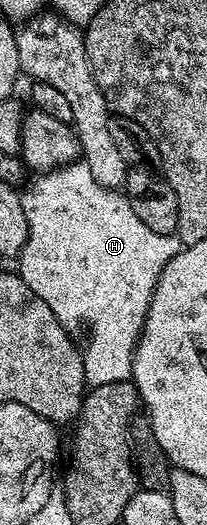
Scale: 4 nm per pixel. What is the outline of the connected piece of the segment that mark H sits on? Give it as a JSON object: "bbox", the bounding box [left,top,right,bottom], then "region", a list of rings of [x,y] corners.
{"bbox":[17,161,183,387],"region":[[[76,161],[73,175],[69,173],[69,177],[48,171],[36,179],[39,180],[21,195],[27,240],[17,257],[17,274],[53,309],[62,327],[71,333],[83,330],[87,334],[87,351],[85,347],[82,352],[87,387],[126,383],[131,379],[135,350],[157,281],[165,265],[183,250],[183,242],[176,234],[153,233],[153,229],[133,213],[130,198],[118,190],[103,187],[85,161]]]}

